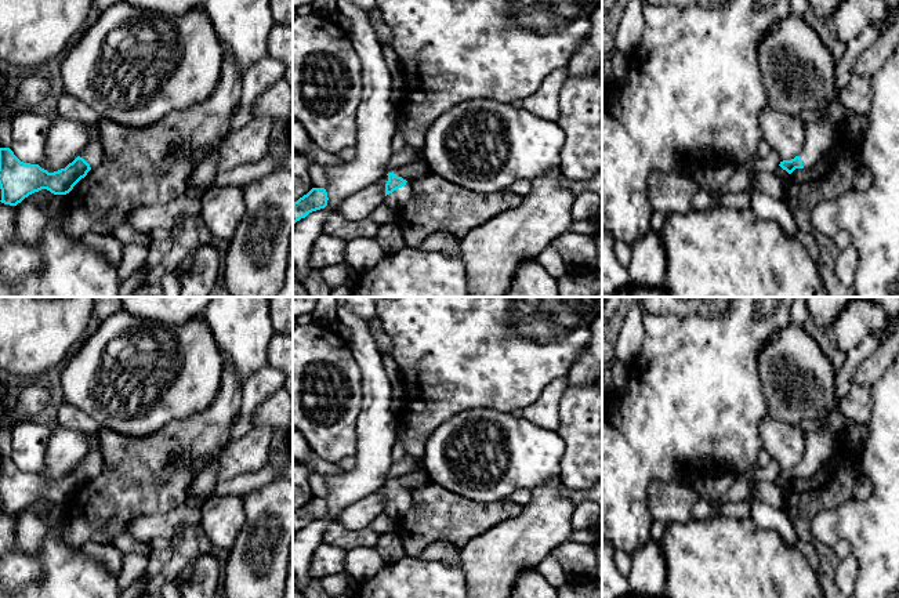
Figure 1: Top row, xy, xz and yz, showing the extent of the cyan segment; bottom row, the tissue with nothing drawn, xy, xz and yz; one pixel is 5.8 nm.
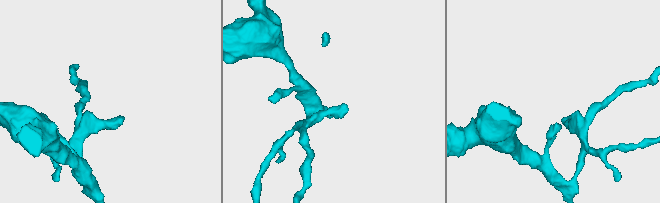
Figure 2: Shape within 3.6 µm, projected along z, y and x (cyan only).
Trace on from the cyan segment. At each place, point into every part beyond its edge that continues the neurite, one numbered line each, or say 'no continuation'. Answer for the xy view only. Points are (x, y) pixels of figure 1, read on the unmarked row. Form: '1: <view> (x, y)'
1: xy (93, 463)

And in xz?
1: xz (402, 504)

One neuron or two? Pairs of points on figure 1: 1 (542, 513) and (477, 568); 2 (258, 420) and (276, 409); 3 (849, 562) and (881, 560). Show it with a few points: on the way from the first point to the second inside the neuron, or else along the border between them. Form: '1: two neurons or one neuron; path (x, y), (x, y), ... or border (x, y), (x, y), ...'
1: one neuron; path (525, 529), (493, 561)
2: one neuron; path (263, 416), (272, 412)
3: two neurons; border (851, 554), (858, 565), (855, 583)

